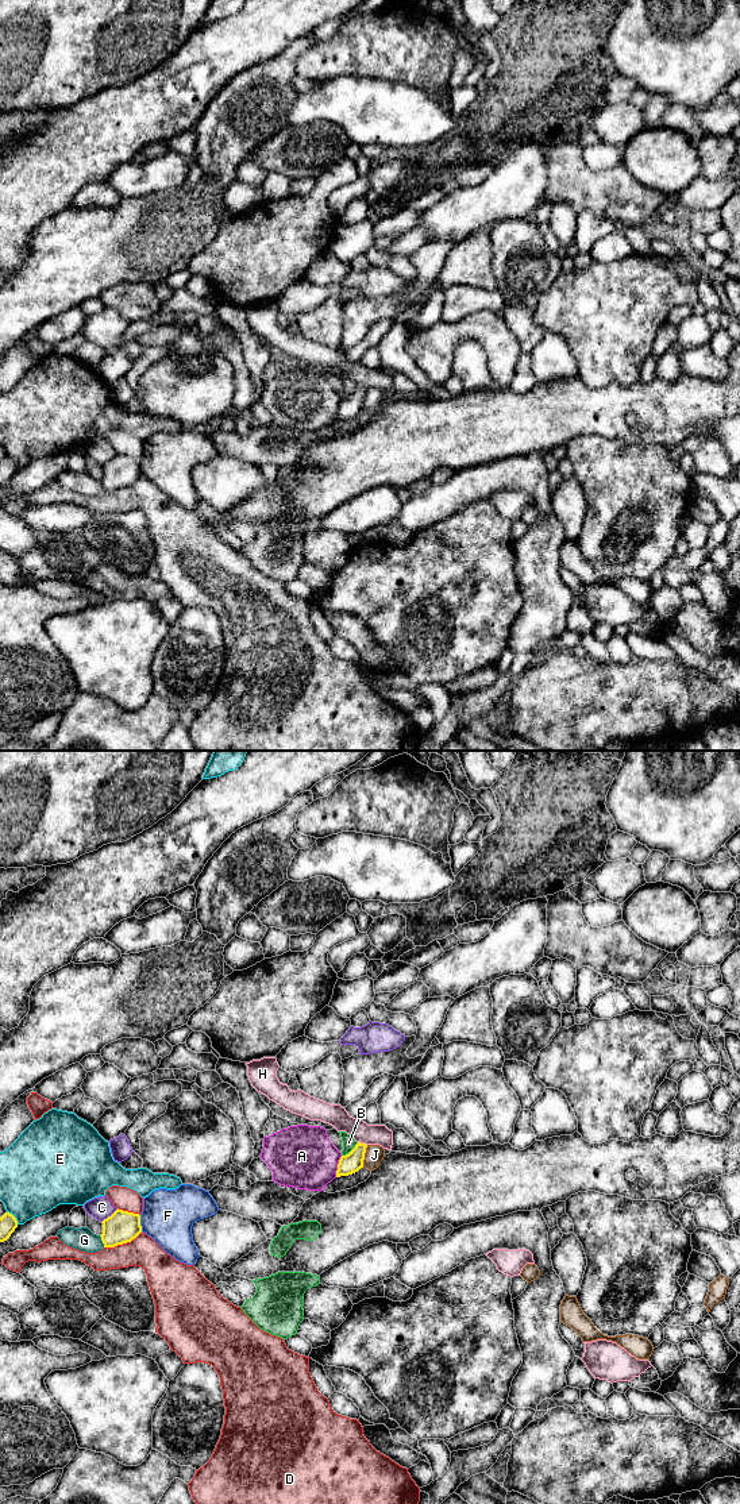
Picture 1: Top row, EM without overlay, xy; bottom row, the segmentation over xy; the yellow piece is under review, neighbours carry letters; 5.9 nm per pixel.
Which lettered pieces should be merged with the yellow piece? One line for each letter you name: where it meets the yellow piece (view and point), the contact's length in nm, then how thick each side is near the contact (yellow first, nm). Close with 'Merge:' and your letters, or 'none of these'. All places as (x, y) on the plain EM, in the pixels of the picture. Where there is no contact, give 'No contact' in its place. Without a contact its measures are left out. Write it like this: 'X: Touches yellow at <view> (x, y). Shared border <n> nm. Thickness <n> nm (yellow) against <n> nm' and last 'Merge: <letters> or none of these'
Merge: none of these

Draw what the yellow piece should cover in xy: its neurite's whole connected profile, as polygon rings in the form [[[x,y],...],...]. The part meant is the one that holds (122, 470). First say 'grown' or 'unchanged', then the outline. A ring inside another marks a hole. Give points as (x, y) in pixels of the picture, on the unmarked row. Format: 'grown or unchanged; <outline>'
unchanged; [[[116,454],[103,466],[101,485],[104,491],[115,491],[131,486],[142,477],[140,459]]]

